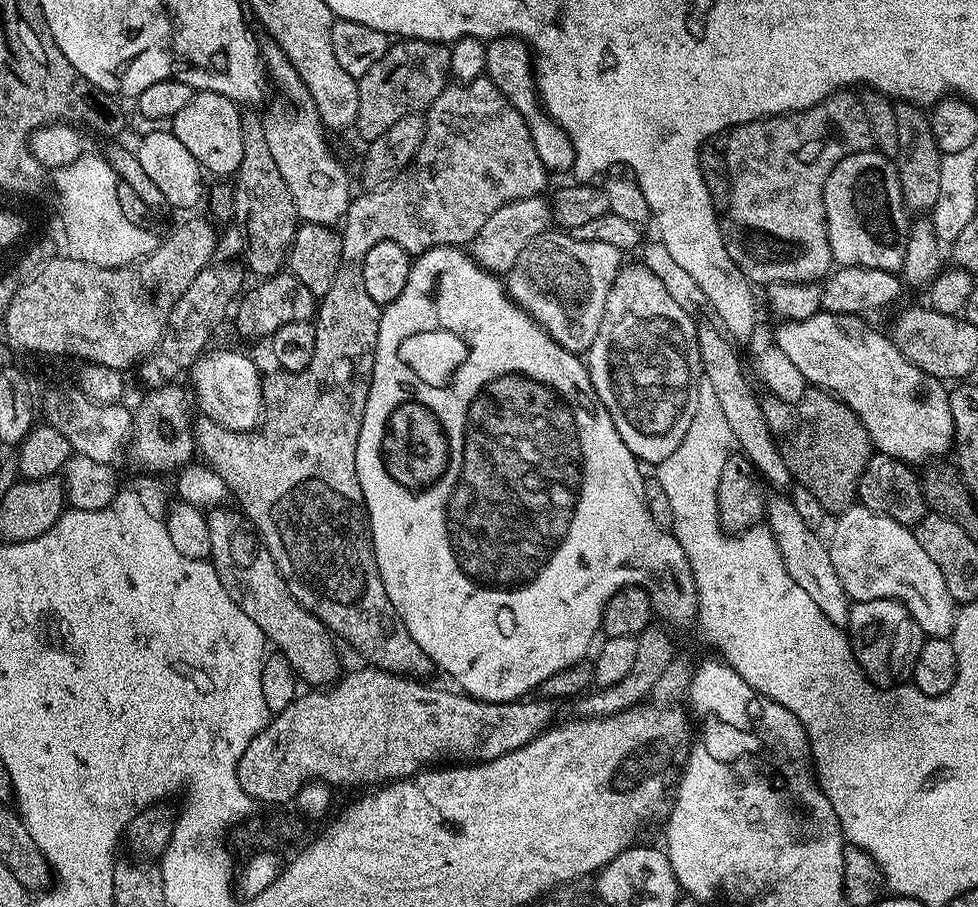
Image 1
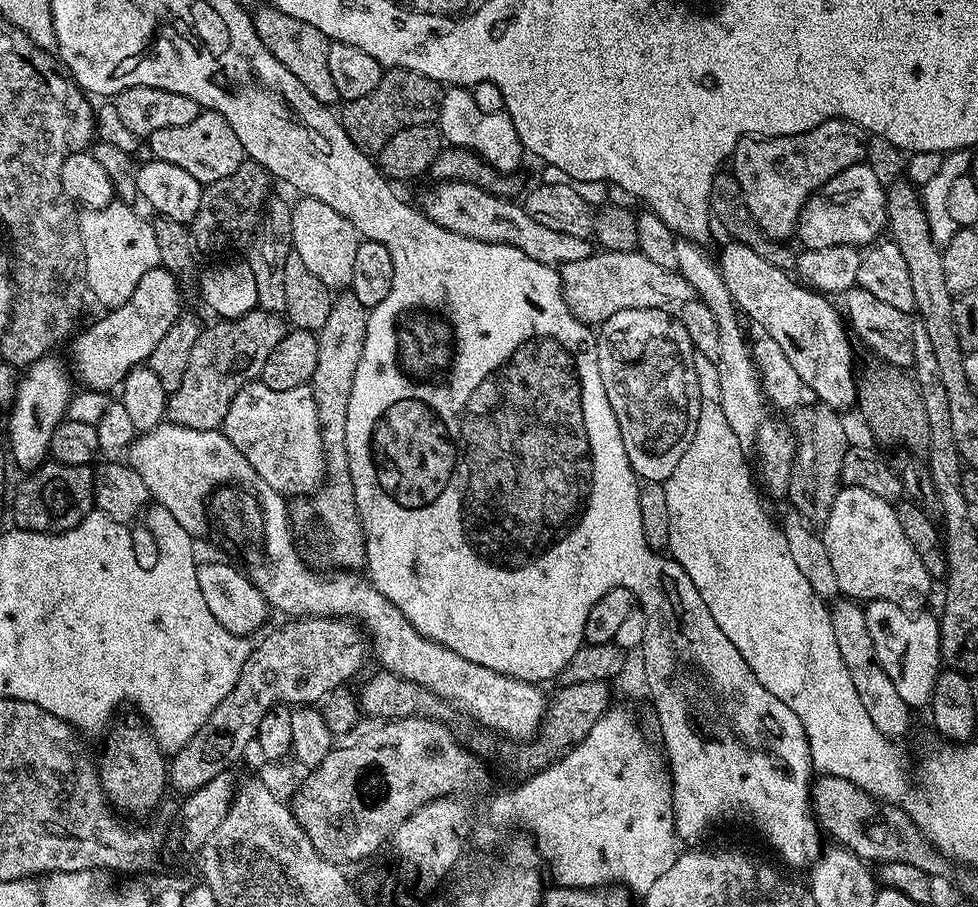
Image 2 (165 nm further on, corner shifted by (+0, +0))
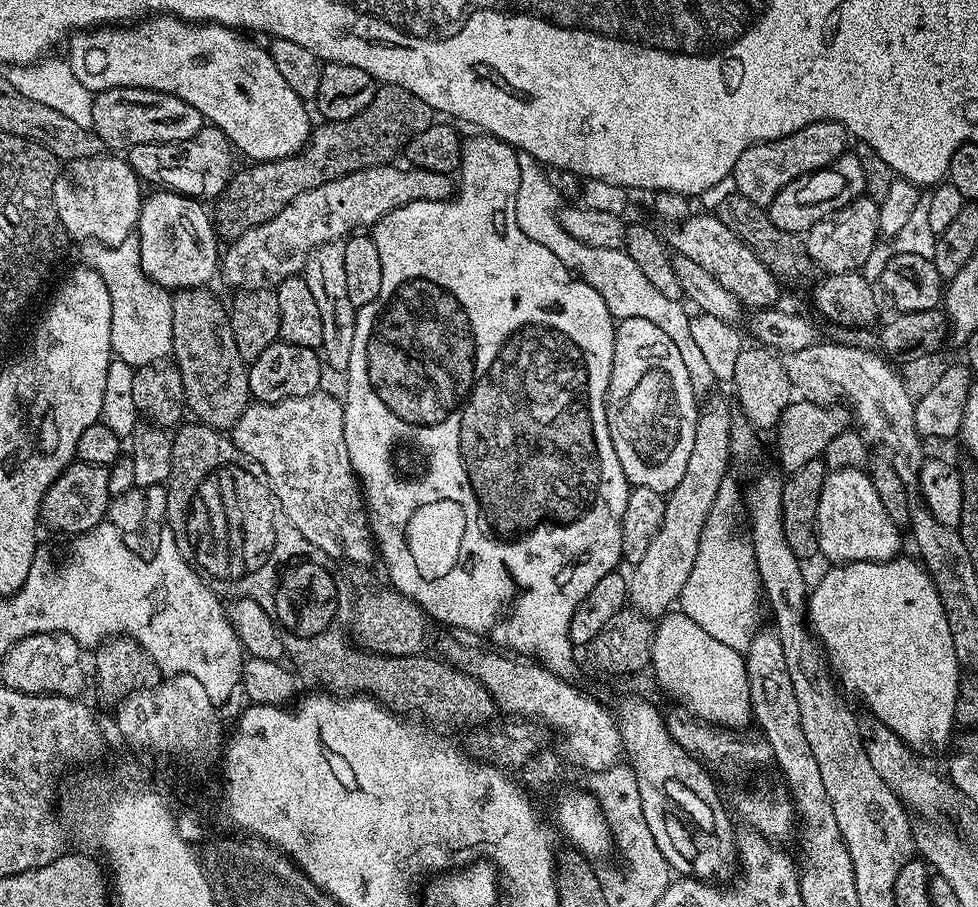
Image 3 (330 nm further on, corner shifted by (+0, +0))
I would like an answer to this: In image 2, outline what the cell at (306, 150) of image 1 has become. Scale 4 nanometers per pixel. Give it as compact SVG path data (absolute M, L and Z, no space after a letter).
M313 196L297 199L292 209L292 250L302 258L302 263L314 273L318 282L329 290L344 290L352 283L354 274L354 257L358 254L361 242L359 230L338 210L318 202Z

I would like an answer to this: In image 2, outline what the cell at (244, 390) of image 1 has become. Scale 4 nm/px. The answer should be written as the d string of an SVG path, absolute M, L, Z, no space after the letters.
M259 382L243 384L226 410L222 431L256 473L285 497L303 498L324 483L324 443L311 387L270 390Z

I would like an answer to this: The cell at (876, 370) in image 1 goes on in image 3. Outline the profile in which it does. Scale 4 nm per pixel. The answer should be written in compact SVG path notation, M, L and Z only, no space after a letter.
M693 214L686 220L673 223L672 228L666 232L666 243L673 253L677 256L690 258L690 262L698 262L702 270L707 270L711 276L718 278L734 298L738 298L741 305L747 306L752 310L763 310L773 307L780 296L781 281L772 273L765 264L750 250L746 242L742 242L725 226L714 214L704 214L699 216Z

